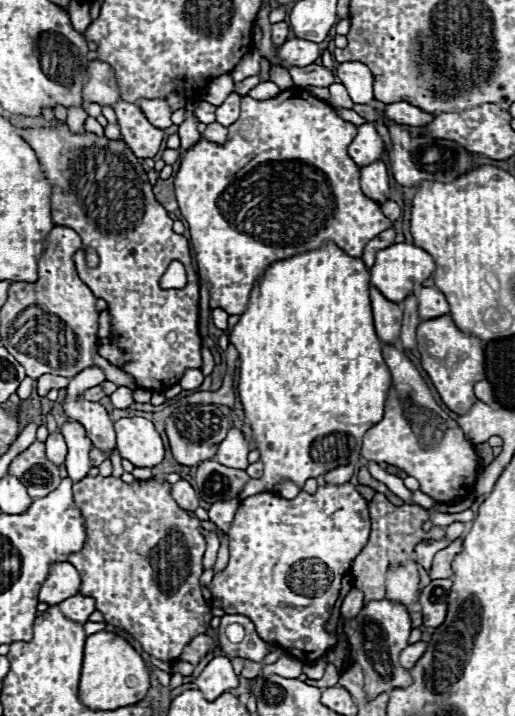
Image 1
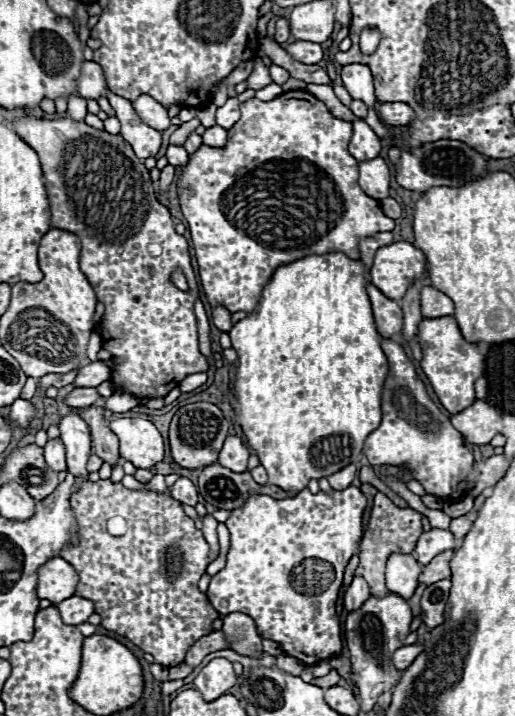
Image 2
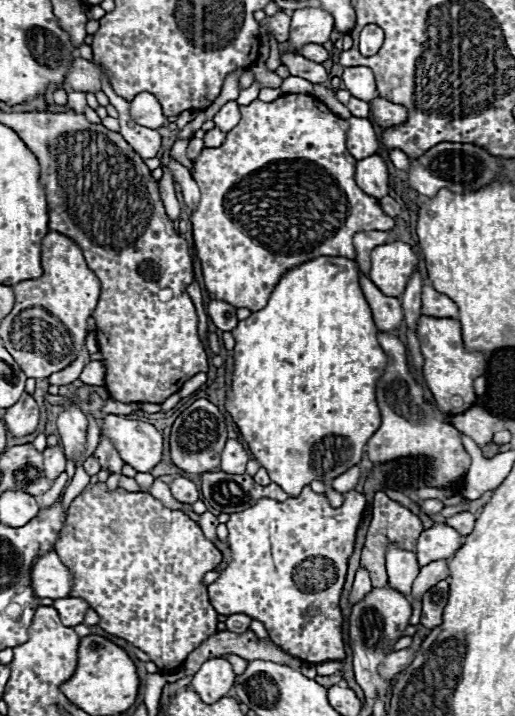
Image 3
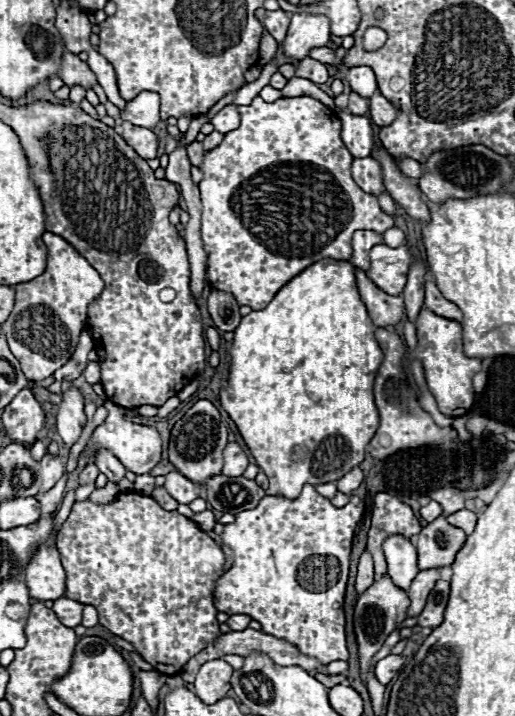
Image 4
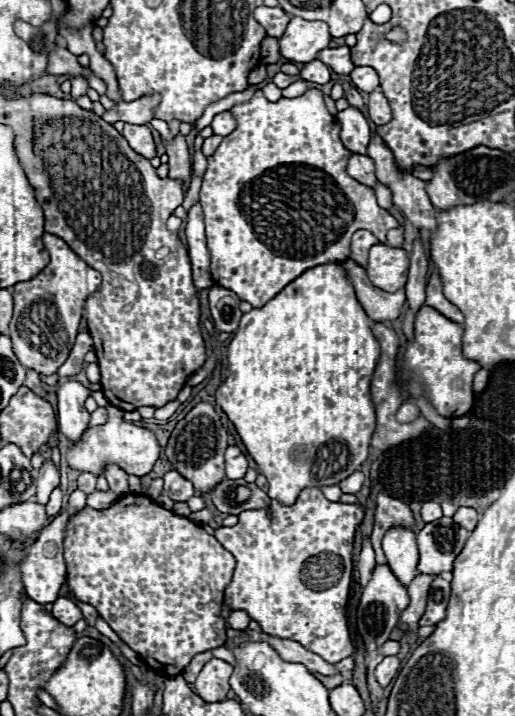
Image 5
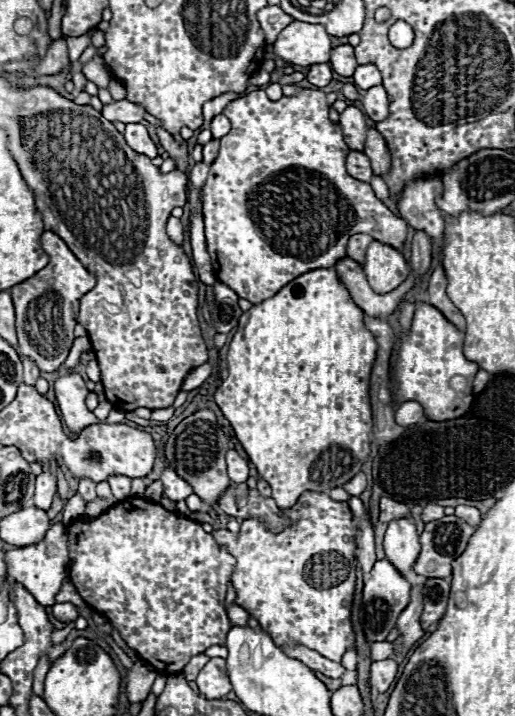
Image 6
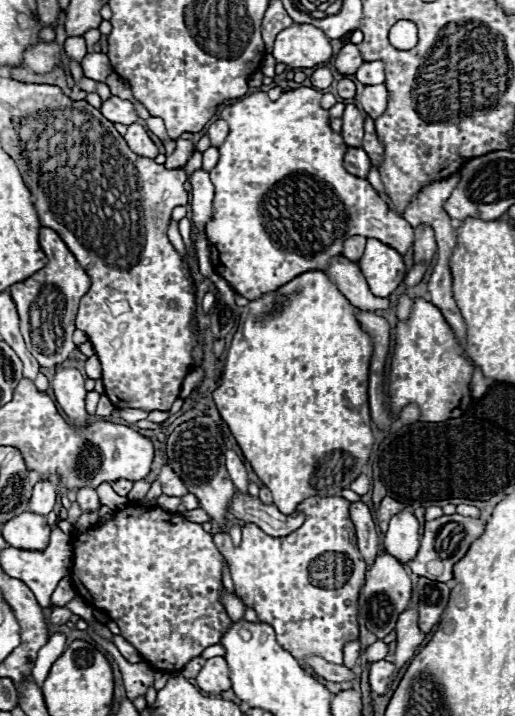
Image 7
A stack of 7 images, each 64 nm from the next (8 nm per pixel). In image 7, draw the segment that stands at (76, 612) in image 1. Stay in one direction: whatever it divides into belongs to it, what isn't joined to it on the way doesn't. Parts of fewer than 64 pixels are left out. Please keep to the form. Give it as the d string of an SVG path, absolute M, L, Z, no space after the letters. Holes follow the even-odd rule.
M54 606L52 614L50 614L50 622L52 624L66 624L72 618L72 612L66 606Z

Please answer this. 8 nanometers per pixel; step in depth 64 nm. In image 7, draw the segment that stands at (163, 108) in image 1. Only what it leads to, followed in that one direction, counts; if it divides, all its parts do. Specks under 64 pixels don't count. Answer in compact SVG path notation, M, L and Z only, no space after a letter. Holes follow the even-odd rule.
M110 96L106 102L102 102L100 112L110 120L110 122L120 122L120 124L130 124L138 120L138 114L134 110L134 104L128 100L120 100L116 96Z

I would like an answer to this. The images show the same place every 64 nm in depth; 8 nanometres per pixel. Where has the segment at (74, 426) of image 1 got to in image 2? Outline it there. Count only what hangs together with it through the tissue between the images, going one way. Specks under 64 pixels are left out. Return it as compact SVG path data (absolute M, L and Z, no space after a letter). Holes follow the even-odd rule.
M68 414L60 420L60 438L66 444L66 466L74 476L86 476L90 456L90 430L78 414Z

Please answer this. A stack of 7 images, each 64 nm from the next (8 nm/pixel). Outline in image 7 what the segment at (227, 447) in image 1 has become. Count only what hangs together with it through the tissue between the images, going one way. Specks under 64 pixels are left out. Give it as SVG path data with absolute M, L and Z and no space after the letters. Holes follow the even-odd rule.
M234 450L226 452L226 466L228 466L228 474L230 474L234 486L238 490L246 492L248 490L248 470L246 470L242 458Z

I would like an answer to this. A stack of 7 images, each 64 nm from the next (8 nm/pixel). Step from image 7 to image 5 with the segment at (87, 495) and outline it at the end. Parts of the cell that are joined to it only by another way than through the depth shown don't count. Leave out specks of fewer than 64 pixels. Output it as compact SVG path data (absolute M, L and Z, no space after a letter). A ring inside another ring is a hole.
M82 472L82 474L78 476L78 488L84 490L86 494L94 492L94 486L96 486L96 476L94 476L94 474L90 474L90 472Z

